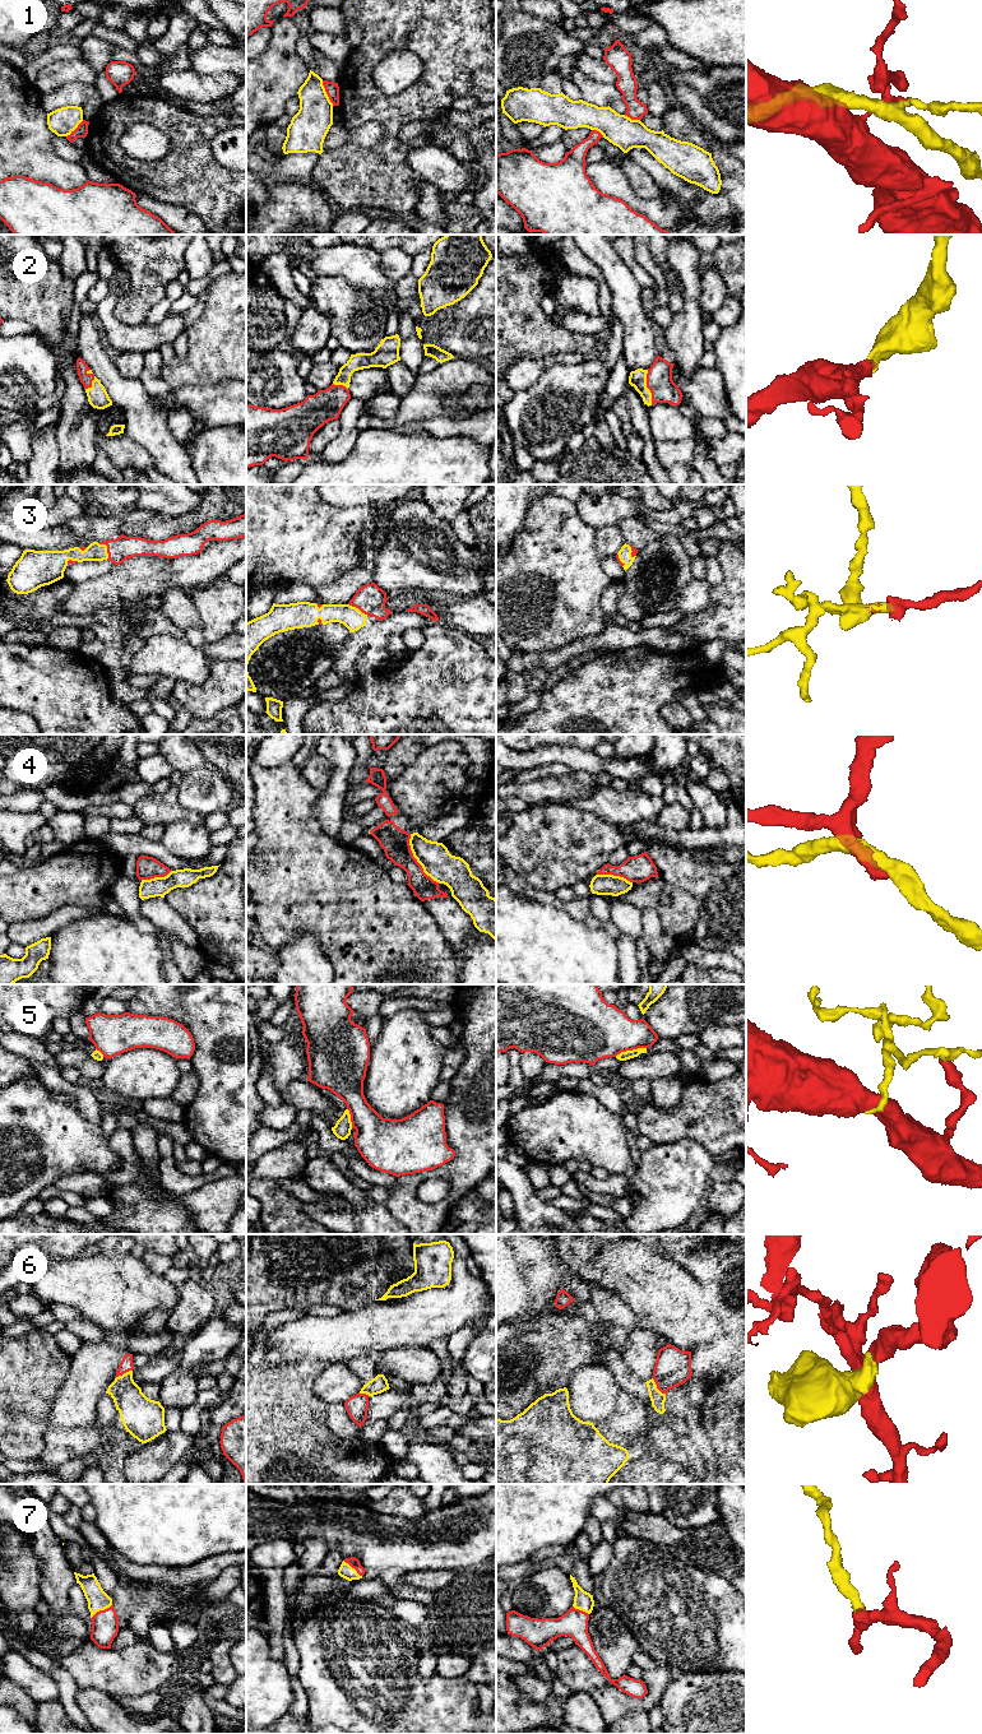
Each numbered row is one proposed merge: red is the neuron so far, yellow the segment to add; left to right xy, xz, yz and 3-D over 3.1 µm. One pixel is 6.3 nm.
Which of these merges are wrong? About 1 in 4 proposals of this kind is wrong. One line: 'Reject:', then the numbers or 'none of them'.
Reject: 1, 4, 5

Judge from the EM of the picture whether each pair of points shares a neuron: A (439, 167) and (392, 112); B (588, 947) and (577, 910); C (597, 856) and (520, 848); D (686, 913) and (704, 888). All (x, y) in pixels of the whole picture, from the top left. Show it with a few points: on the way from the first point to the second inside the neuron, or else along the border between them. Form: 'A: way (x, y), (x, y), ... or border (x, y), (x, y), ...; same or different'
A: border (448, 149), (417, 145), (406, 161); different
B: border (554, 905), (583, 921); different
C: way (578, 848), (540, 848); same
D: border (670, 882), (698, 902), (694, 928); different

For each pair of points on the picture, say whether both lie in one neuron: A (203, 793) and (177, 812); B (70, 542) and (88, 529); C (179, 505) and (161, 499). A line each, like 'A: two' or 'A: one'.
A: two
B: two
C: one

